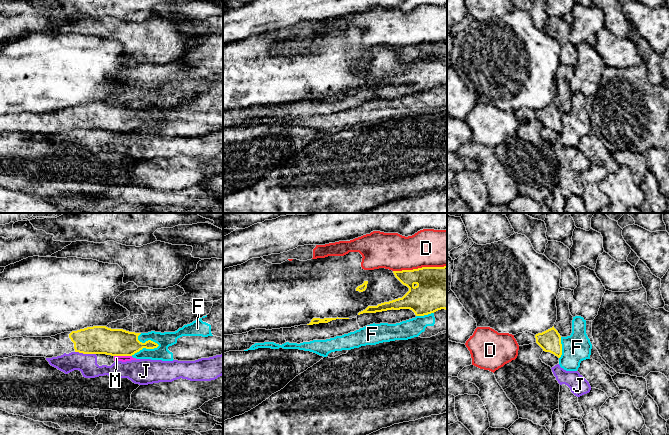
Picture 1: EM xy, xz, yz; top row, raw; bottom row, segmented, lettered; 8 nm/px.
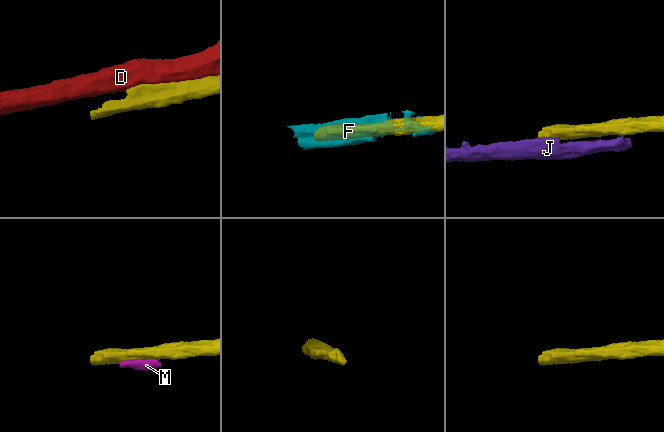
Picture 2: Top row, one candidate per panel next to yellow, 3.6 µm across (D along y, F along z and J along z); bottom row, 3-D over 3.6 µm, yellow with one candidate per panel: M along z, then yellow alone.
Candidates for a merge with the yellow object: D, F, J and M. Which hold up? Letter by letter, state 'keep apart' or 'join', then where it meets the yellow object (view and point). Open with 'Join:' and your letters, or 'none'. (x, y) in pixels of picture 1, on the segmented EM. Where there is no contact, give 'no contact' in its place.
Join: none
D: keep apart | xz (419, 268)
F: keep apart | xy (145, 347)
J: keep apart | xy (85, 353)
M: keep apart | xy (123, 355)

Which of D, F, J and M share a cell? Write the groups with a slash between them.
D / F / J M

